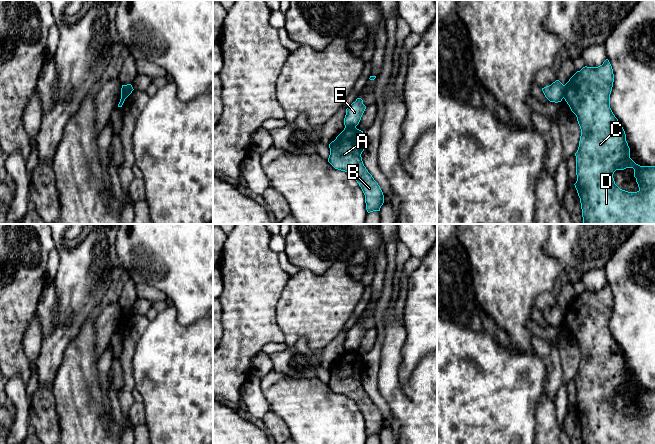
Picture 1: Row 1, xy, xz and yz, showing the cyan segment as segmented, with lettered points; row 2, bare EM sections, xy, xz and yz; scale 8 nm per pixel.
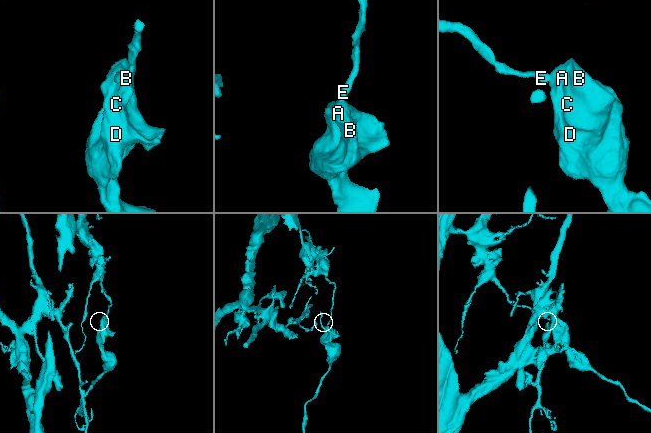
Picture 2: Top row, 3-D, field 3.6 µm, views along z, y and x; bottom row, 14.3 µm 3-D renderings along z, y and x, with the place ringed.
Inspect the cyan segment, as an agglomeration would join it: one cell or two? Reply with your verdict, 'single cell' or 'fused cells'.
fused cells

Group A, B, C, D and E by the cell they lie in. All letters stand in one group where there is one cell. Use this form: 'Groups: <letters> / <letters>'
Groups: A B C D / E

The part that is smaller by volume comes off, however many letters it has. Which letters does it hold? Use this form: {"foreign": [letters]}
{"foreign": ["A", "B", "C", "D"]}

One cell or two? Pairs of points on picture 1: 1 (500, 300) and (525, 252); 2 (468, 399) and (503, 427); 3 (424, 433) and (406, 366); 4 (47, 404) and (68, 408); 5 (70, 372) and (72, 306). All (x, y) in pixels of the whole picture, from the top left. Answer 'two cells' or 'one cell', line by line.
1: one cell
2: one cell
3: two cells
4: two cells
5: two cells

